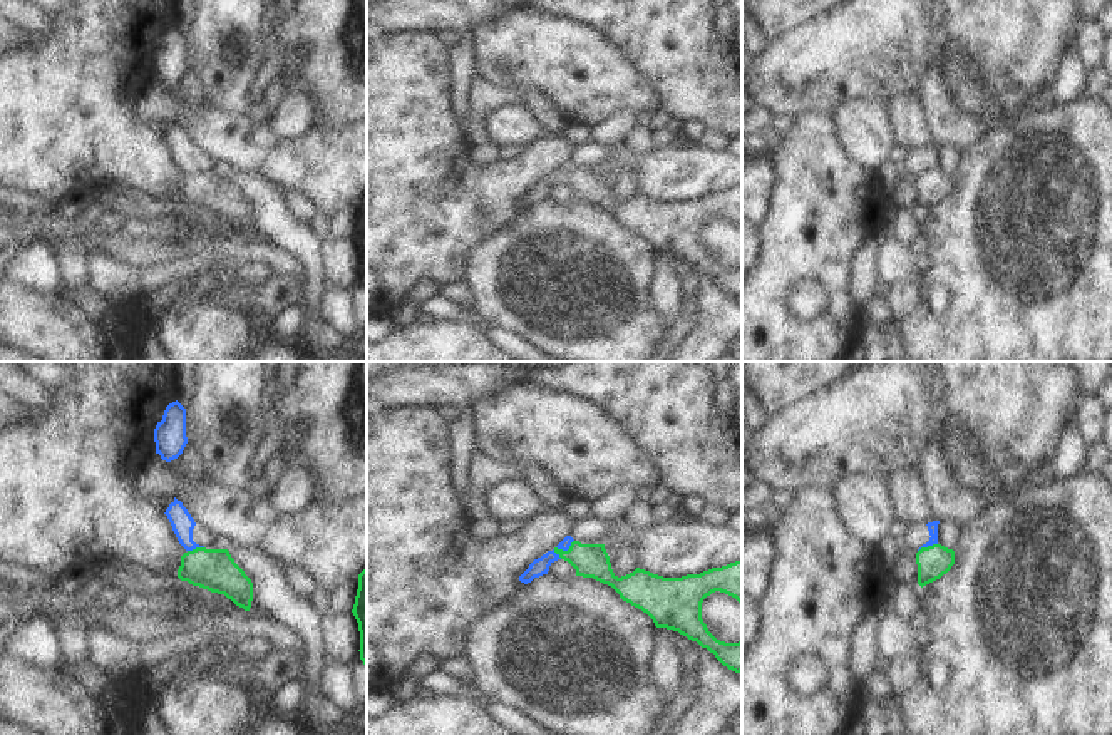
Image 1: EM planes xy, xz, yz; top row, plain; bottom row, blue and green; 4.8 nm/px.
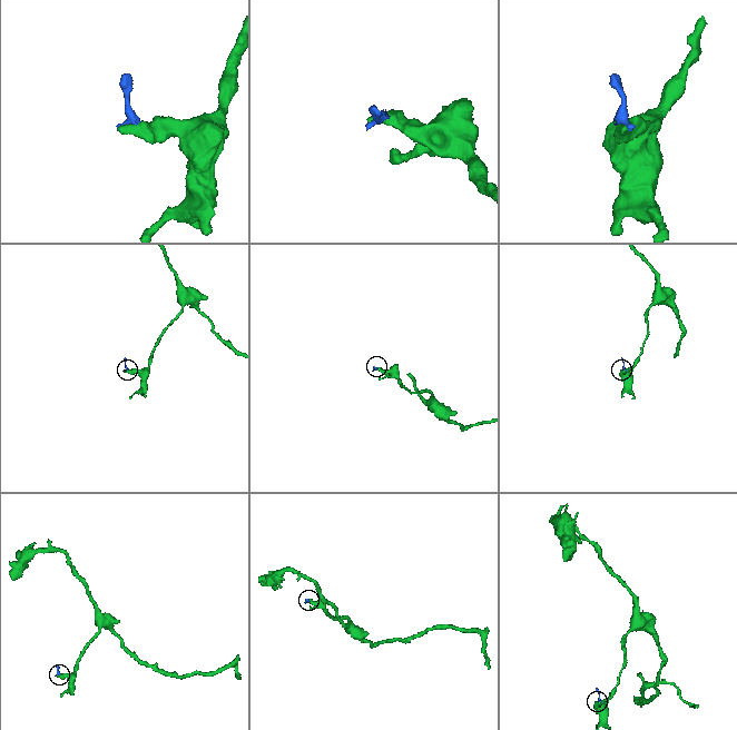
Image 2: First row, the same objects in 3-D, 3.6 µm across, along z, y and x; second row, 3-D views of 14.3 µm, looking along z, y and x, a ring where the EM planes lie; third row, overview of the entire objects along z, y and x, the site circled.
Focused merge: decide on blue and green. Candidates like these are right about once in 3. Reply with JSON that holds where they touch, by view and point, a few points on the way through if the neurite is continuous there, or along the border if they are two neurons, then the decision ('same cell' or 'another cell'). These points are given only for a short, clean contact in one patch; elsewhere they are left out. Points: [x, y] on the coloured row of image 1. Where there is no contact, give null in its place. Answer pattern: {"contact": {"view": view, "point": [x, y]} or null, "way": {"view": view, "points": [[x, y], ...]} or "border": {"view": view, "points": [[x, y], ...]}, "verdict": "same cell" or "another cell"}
{"contact": {"view": "yz", "point": [926, 546]}, "border": {"view": "yz", "points": [[936, 543], [918, 551]]}, "verdict": "another cell"}

